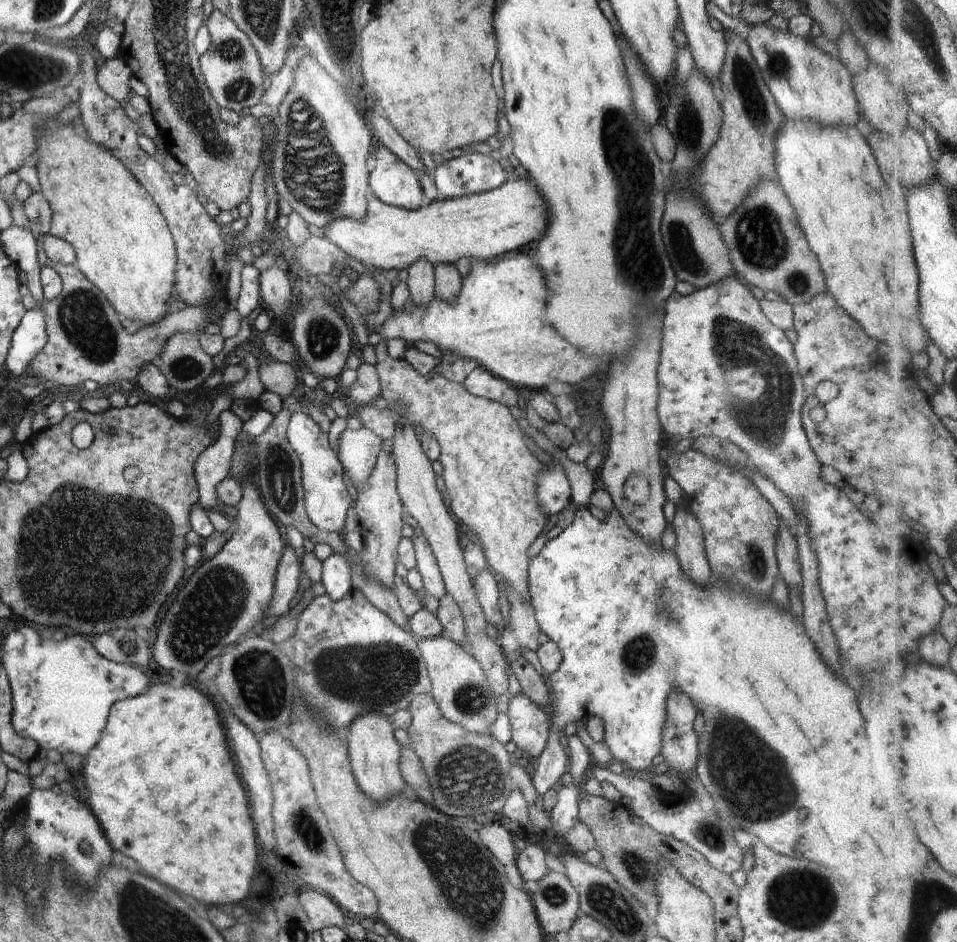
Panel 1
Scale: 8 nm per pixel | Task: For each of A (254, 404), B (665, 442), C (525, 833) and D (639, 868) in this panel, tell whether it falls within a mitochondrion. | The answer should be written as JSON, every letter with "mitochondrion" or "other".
{"A":"other","B":"other","C":"other","D":"mitochondrion"}

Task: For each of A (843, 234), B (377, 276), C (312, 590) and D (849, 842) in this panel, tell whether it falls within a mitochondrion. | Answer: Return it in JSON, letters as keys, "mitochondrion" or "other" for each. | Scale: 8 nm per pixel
{"A":"other","B":"other","C":"other","D":"other"}

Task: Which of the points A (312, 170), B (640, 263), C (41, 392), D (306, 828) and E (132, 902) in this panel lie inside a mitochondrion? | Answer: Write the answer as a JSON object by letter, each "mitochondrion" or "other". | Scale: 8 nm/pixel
{"A":"mitochondrion","B":"mitochondrion","C":"other","D":"mitochondrion","E":"mitochondrion"}

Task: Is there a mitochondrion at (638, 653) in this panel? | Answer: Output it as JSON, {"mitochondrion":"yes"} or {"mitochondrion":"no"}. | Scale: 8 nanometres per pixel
{"mitochondrion":"yes"}

